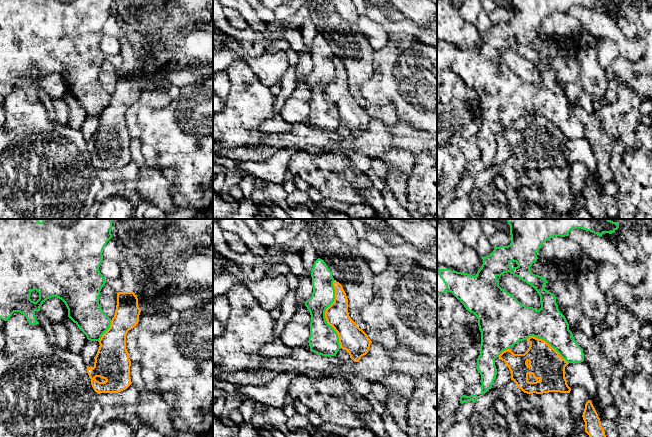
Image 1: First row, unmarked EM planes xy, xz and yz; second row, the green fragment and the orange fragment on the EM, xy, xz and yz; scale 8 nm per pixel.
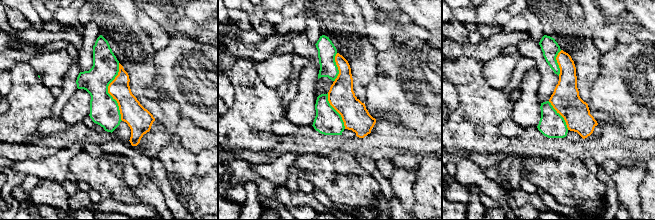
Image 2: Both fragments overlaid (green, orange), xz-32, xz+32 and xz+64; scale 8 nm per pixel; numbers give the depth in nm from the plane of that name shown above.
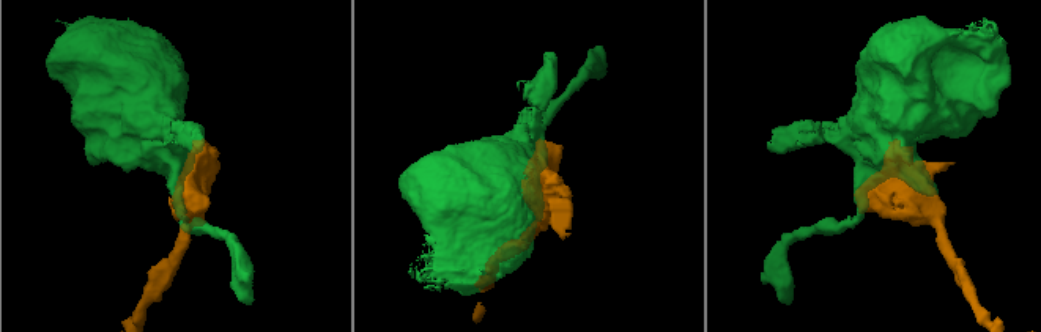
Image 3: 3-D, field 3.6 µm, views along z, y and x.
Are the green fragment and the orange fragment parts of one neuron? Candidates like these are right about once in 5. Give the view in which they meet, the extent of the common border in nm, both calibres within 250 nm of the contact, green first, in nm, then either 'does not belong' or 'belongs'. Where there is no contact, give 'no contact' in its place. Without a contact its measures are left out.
contact in xz; length 550 nm; calibres 240 and 190 nm; does not belong

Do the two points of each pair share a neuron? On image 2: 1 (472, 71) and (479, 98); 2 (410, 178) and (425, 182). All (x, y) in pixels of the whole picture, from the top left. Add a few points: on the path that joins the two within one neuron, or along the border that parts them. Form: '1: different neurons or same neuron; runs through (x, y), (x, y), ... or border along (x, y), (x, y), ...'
1: same neuron; runs through (473, 78), (474, 91)
2: different neurons; border along (417, 169), (417, 178), (413, 184)

